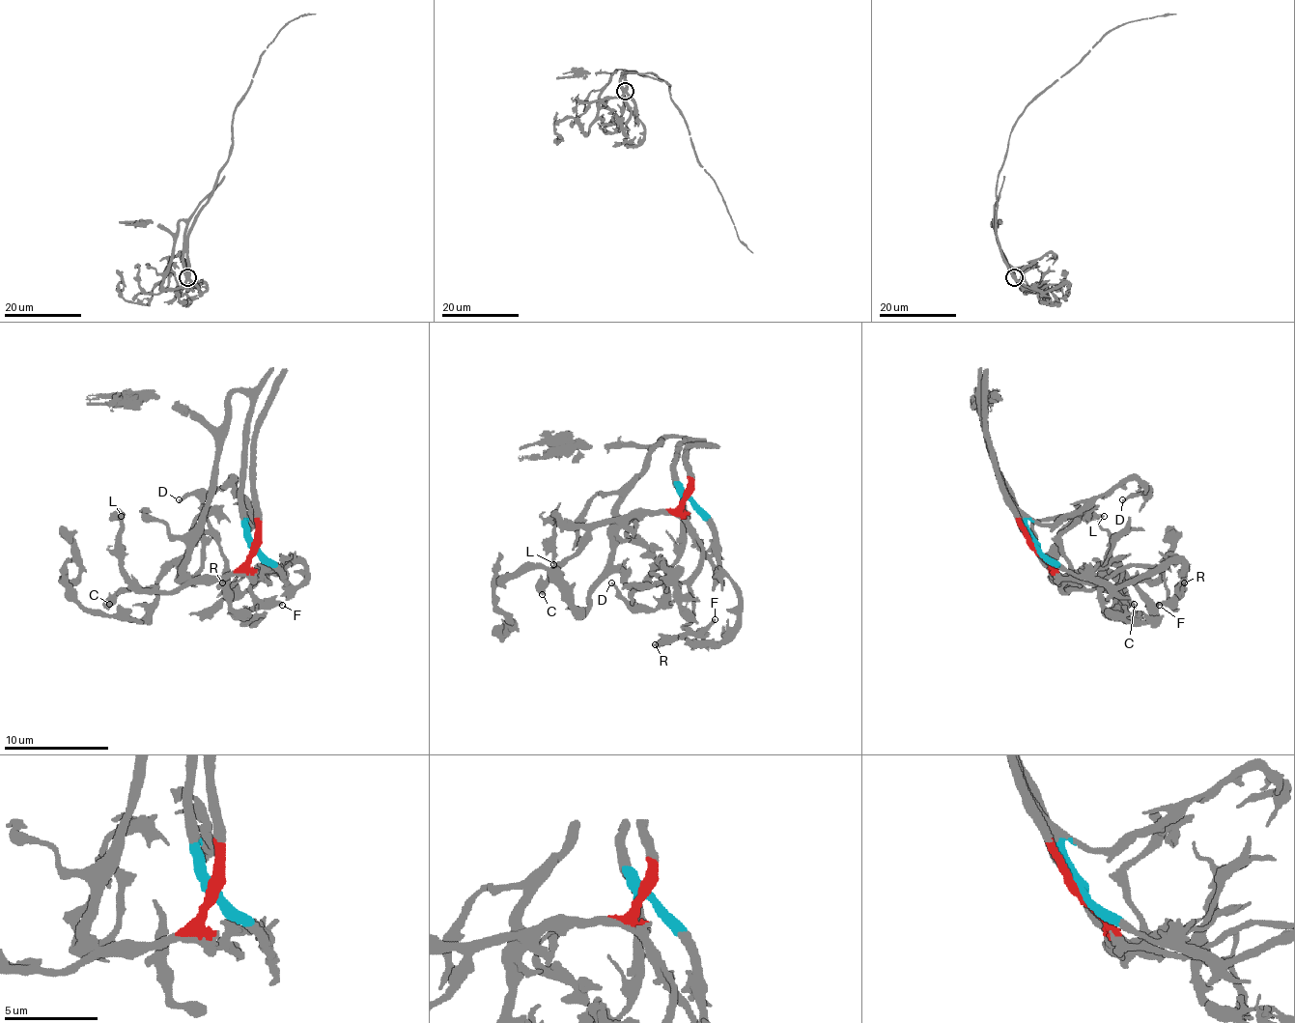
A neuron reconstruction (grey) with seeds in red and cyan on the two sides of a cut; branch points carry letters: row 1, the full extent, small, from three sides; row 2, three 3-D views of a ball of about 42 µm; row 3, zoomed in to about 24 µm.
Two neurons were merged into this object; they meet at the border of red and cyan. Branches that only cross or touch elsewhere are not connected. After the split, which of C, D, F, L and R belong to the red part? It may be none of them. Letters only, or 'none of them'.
C, F, L

